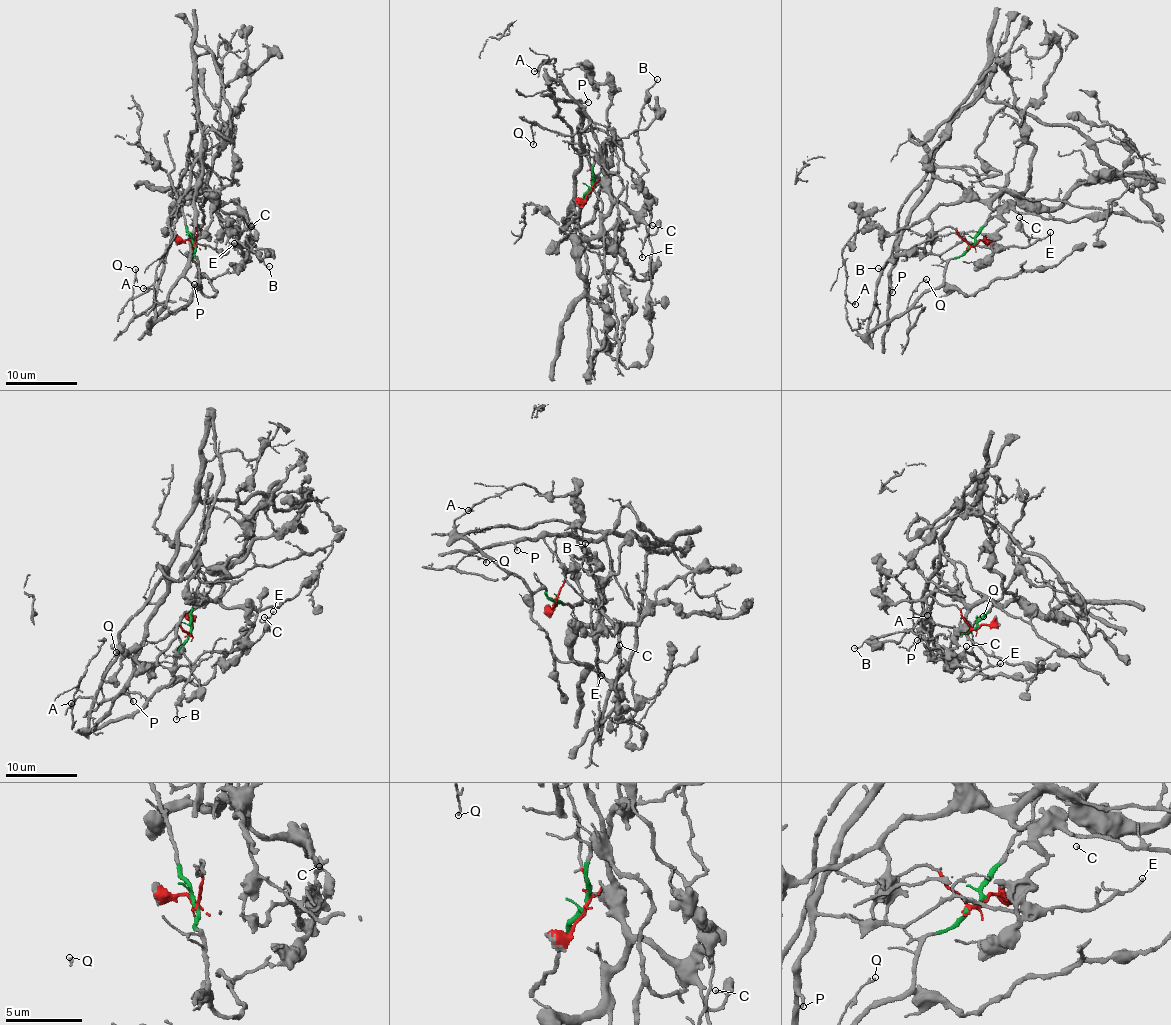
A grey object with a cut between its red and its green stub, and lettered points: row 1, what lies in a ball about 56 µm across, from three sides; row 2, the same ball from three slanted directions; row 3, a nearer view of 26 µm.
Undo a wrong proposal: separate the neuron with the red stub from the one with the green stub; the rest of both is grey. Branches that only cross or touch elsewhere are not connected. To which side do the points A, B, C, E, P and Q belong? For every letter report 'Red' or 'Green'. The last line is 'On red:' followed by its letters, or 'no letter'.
A: Green
B: Red
C: Red
E: Red
P: Red
Q: Green
On red: B, C, E, P

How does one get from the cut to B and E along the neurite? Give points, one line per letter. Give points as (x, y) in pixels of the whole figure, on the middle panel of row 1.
B: (591, 186), (581, 112), (609, 130), (627, 165), (643, 175), (648, 169), (637, 135), (646, 92), (656, 79)
E: (591, 186), (587, 140), (579, 125), (581, 113), (609, 130), (642, 186), (644, 202), (651, 212), (641, 256)

